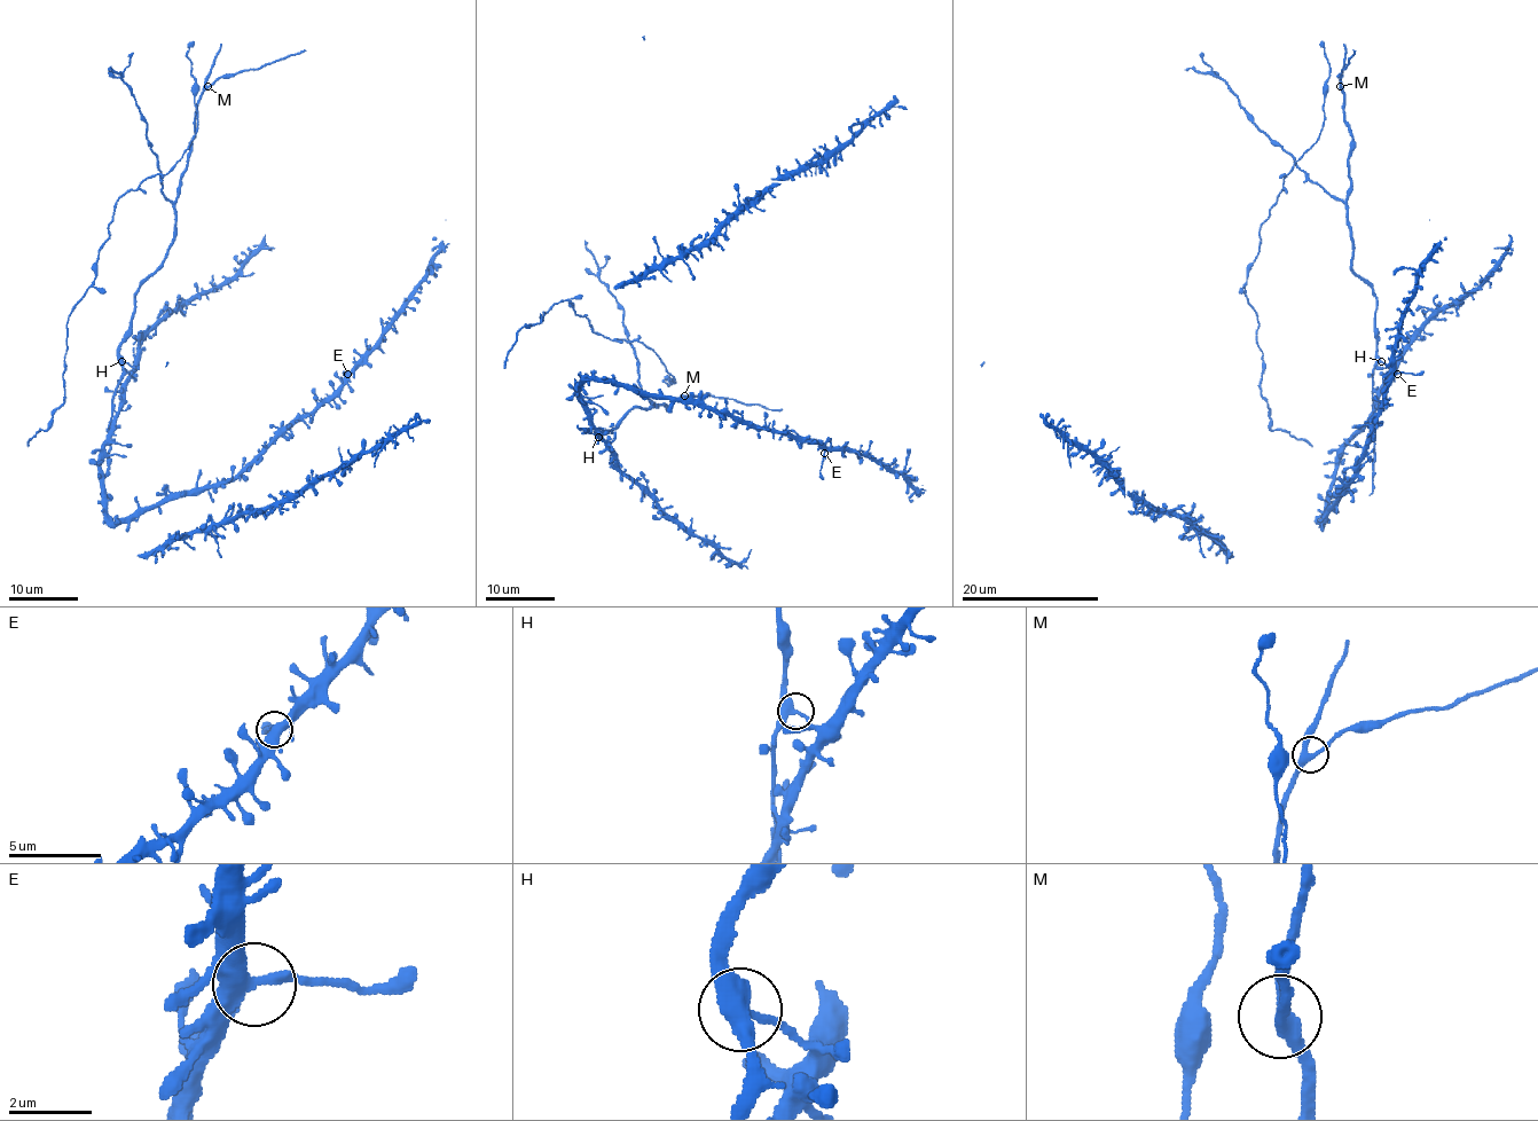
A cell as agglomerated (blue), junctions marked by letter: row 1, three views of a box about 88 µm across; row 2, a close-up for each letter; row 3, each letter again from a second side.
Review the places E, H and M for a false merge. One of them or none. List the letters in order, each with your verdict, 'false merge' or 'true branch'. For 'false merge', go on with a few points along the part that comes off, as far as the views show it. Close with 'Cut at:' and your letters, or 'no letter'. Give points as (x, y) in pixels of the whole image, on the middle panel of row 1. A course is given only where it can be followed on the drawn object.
E: false merge; course (824, 452), (819, 471), (823, 479)
H: true branch
M: true branch
Cut at: E

